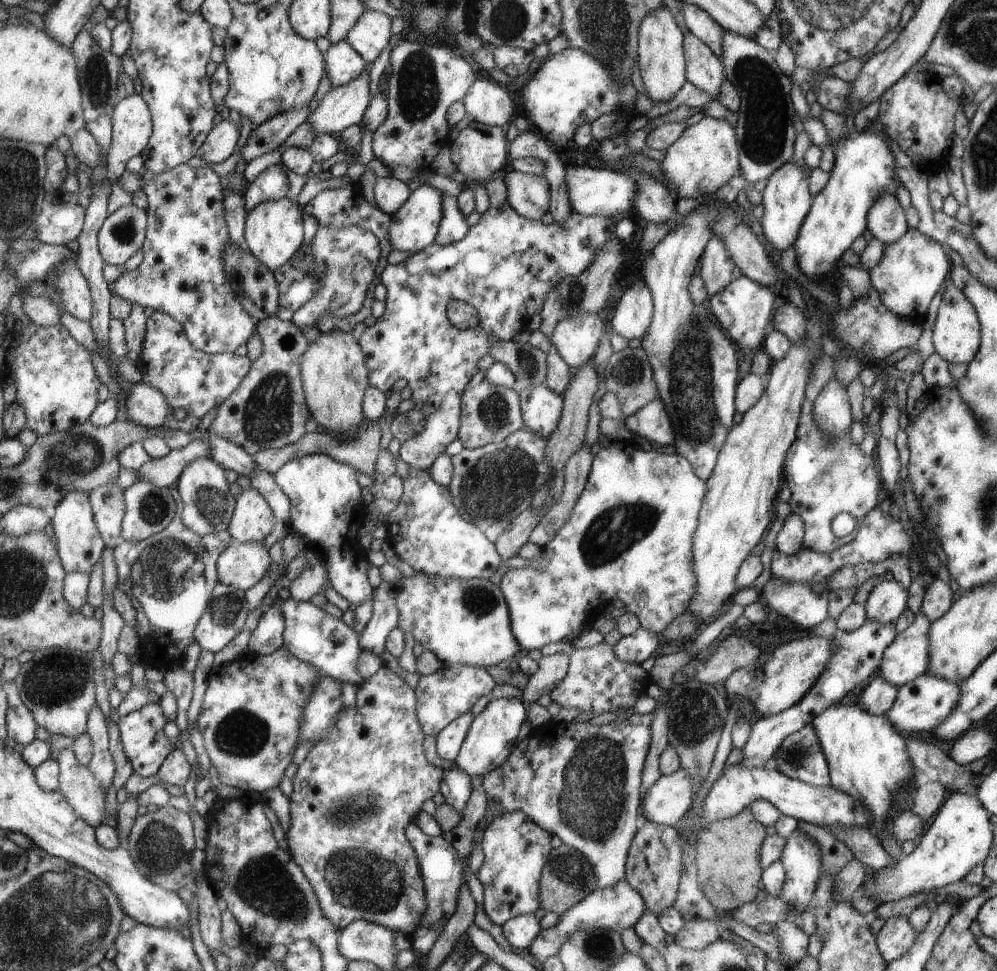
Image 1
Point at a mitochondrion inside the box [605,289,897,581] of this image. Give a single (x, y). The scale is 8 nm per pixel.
(696, 423)

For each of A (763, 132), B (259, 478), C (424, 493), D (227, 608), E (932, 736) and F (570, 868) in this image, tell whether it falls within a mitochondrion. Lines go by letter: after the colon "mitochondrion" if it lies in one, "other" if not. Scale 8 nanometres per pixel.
A: mitochondrion
B: other
C: other
D: mitochondrion
E: other
F: mitochondrion

